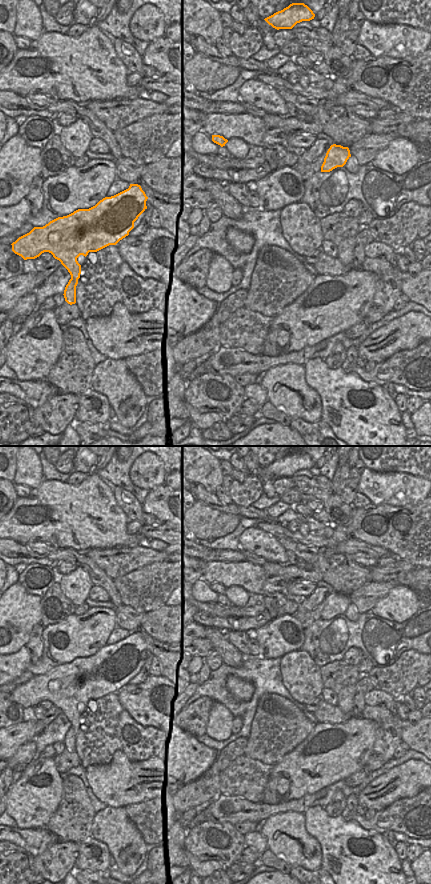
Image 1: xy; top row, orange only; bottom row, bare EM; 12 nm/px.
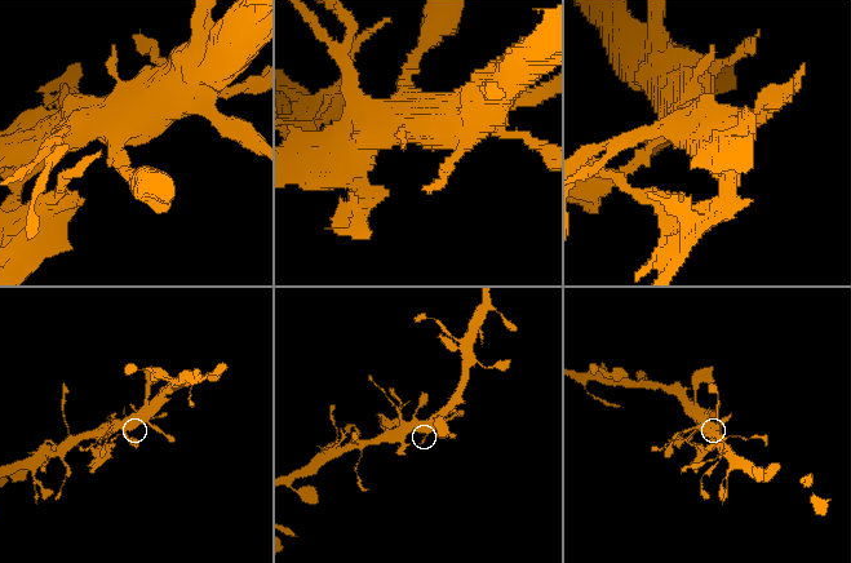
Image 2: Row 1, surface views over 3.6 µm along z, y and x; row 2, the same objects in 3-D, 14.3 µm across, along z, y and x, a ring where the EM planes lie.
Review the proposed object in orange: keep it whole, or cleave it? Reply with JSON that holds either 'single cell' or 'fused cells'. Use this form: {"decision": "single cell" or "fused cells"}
{"decision": "fused cells"}

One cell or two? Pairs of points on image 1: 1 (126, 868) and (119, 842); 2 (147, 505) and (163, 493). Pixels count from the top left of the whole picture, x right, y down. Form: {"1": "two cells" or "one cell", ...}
{"1": "one cell", "2": "one cell"}

